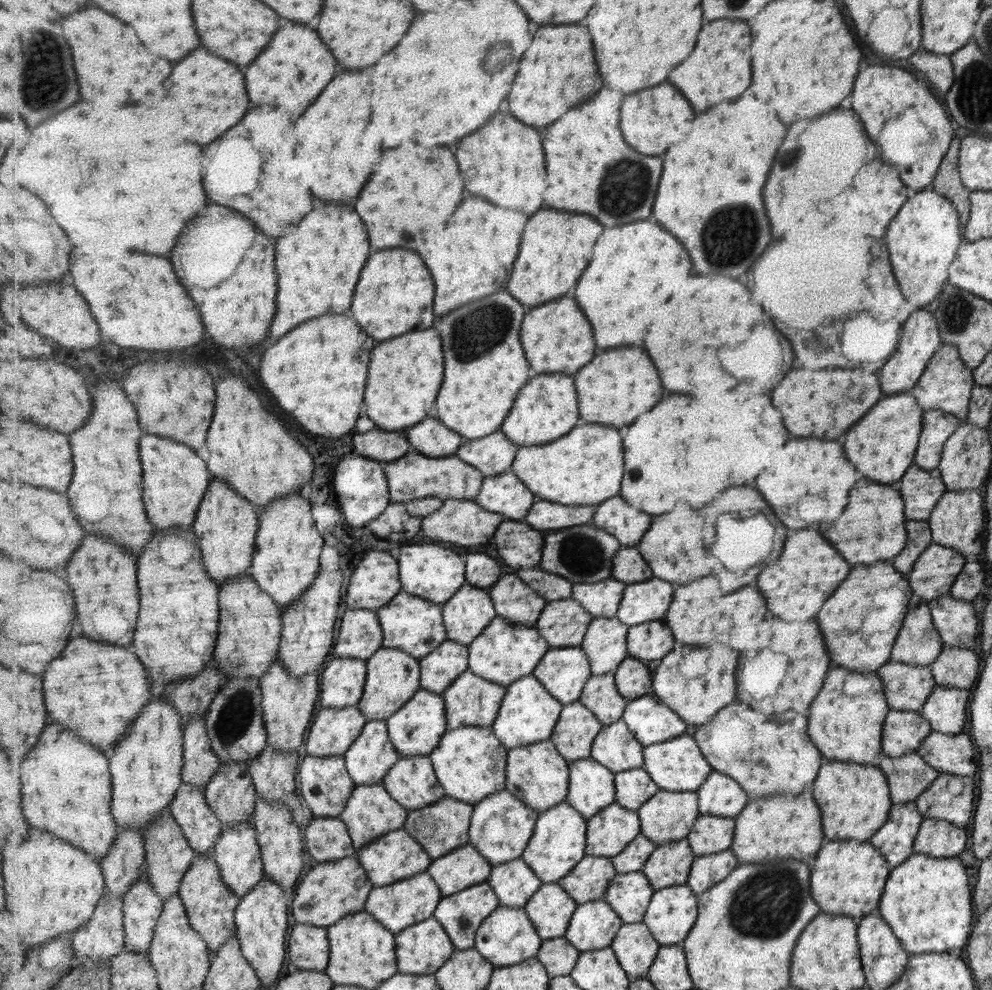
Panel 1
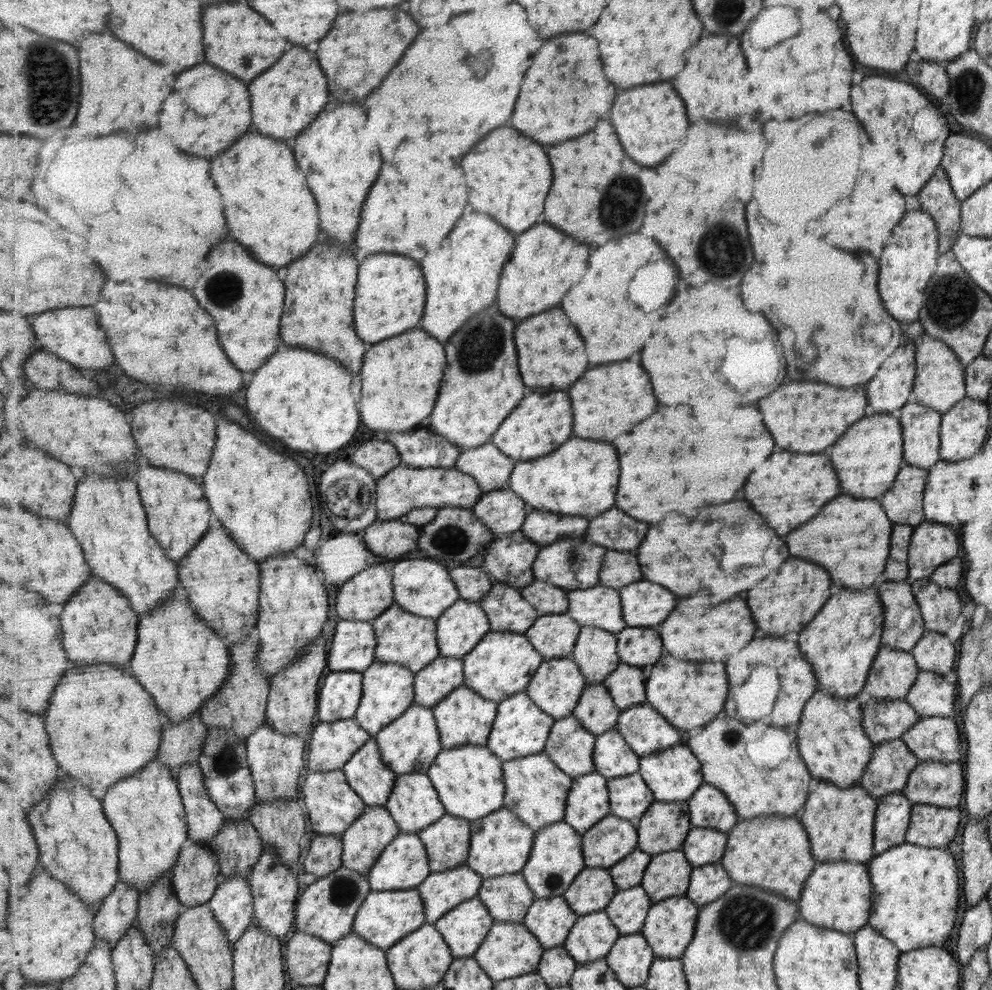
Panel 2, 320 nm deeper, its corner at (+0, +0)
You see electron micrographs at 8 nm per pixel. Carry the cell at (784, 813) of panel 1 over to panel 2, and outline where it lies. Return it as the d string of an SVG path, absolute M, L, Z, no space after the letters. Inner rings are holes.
M776 814L741 819L728 833L728 839L728 847L721 861L735 884L761 887L799 902L801 886L817 863L812 857L808 833L801 828L801 820Z

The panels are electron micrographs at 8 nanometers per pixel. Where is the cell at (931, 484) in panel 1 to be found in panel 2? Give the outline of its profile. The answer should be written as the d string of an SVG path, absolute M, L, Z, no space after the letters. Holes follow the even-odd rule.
M904 463L899 467L891 490L881 498L881 508L893 524L914 527L924 519L922 492L929 469Z

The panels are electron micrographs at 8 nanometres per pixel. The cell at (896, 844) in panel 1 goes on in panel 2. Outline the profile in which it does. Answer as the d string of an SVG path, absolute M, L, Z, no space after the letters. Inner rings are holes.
M890 792L877 801L872 832L873 855L904 842L911 805L900 792Z

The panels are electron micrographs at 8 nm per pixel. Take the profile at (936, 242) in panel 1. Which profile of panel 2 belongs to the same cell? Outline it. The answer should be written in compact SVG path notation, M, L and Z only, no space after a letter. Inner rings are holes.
M920 209L907 210L899 224L891 231L887 244L883 246L879 262L877 292L883 308L889 316L899 322L917 320L925 302L925 287L937 268L937 233L933 219Z

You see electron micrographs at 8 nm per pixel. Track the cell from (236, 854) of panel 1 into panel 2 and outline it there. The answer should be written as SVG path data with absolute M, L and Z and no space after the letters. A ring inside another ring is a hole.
M242 874L221 879L215 896L208 905L234 948L234 944L255 921L254 897L249 879Z

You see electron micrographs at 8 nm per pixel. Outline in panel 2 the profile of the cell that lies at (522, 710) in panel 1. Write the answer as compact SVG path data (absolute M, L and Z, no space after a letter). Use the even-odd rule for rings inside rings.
M525 690L510 696L502 700L498 707L496 722L488 740L488 748L503 763L543 753L548 744L552 726L556 722L556 719L541 710L528 694Z

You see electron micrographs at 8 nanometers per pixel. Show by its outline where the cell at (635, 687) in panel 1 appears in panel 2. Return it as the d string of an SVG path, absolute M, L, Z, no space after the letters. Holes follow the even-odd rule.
M621 662L617 670L612 672L603 684L622 711L646 702L648 686L645 686L645 676L641 667Z

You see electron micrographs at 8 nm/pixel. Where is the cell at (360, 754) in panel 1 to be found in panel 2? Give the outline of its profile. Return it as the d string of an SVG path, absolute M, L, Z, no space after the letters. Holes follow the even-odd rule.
M374 736L343 769L348 783L368 806L384 806L388 803L398 774L384 763L379 743Z

